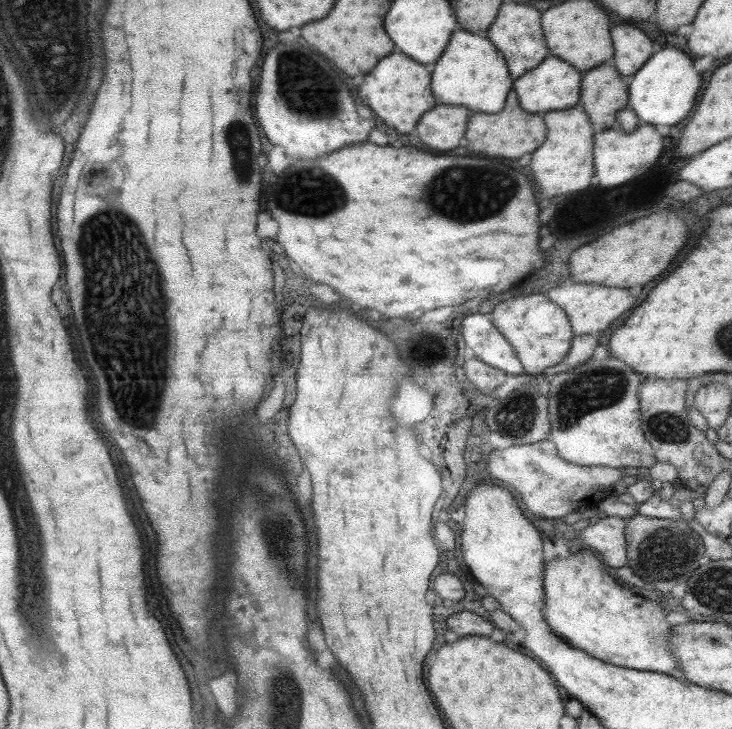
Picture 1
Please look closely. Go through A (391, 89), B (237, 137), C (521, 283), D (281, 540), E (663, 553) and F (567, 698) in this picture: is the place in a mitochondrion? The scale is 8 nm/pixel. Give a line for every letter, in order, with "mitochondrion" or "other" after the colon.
A: other
B: mitochondrion
C: other
D: mitochondrion
E: mitochondrion
F: other

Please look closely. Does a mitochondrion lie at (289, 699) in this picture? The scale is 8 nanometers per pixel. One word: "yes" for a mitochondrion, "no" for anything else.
yes

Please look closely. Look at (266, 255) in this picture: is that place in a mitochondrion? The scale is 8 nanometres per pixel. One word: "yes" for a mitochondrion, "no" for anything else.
no

